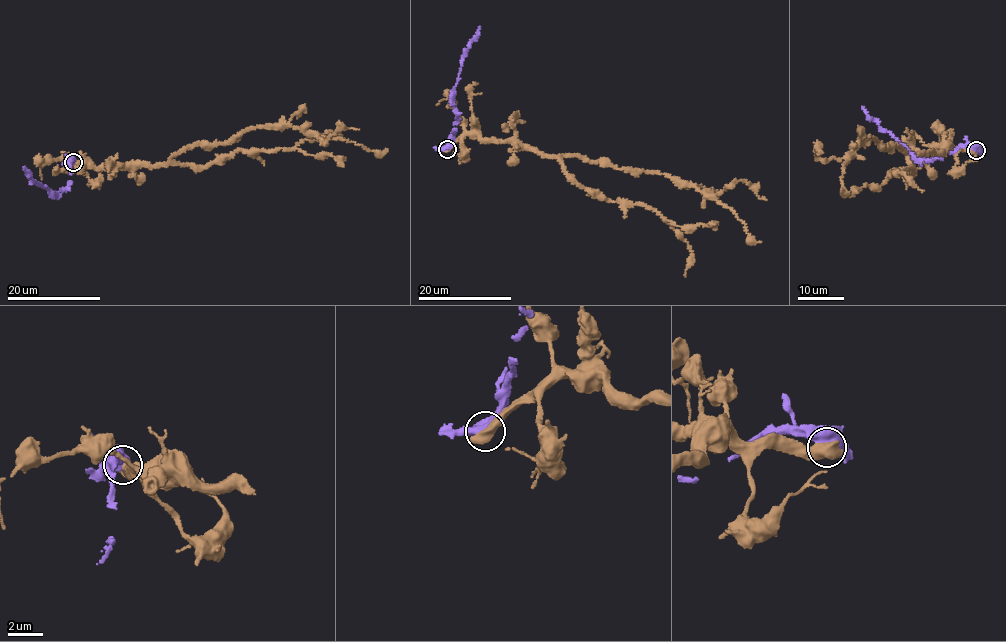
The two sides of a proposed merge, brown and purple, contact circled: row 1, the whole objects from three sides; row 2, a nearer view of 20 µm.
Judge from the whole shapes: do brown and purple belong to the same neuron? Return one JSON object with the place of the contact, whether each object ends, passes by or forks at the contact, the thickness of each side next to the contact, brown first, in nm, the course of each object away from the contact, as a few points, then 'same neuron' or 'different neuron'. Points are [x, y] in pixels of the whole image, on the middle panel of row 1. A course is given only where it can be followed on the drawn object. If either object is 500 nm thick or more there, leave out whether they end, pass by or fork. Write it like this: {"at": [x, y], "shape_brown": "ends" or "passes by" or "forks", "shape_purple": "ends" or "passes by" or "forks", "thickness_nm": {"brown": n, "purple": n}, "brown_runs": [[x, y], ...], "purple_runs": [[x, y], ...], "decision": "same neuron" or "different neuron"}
{"at": [447, 149], "thickness_nm": {"brown": 850, "purple": 440}, "brown_runs": [[447, 149], [469, 133], [517, 142], [549, 155], [655, 172], [716, 198], [760, 242]], "purple_runs": [[447, 149], [458, 121], [453, 93], [462, 55], [481, 27]], "decision": "different neuron"}

